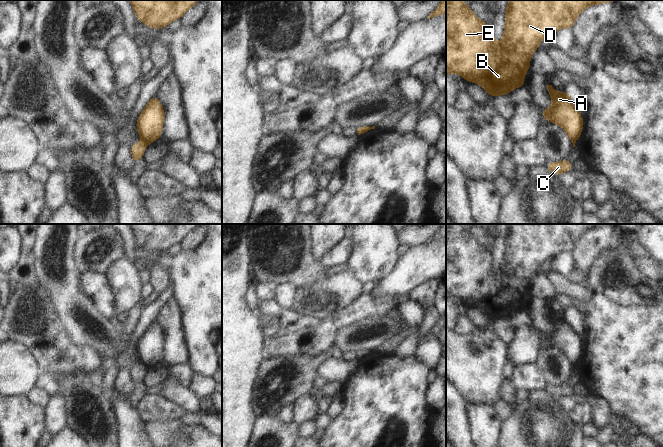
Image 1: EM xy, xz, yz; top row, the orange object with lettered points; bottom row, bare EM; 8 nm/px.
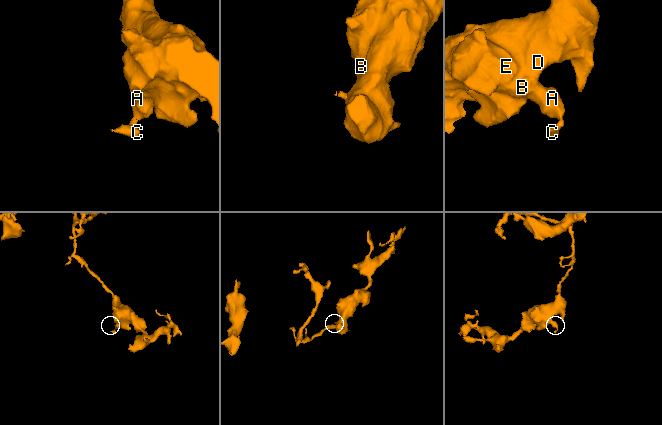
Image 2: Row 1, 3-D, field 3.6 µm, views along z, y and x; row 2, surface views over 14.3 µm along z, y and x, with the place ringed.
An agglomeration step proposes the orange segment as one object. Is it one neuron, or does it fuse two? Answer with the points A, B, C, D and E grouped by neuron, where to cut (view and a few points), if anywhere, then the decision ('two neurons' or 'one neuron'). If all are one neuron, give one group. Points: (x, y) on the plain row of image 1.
A B D E / C; cut in xy along (144, 365), (147, 367); two neurons

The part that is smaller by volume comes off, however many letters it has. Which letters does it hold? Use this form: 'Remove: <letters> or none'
Remove: C

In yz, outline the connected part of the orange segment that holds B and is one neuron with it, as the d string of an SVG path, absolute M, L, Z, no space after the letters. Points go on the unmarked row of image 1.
M446 224L446 300L449 297L457 297L462 300L464 304L467 306L474 306L477 309L481 309L486 315L488 320L497 321L499 319L508 319L513 313L519 312L527 309L524 306L524 298L530 294L530 283L532 278L538 273L540 266L550 258L554 258L561 252L572 253L577 241L588 231L593 229L599 229L602 227L614 226L616 224L509 224L507 228L507 232L505 234L505 251L502 263L499 266L499 270L497 272L494 271L494 257L492 252L480 244L474 236L470 233L470 230L467 229L462 224Z

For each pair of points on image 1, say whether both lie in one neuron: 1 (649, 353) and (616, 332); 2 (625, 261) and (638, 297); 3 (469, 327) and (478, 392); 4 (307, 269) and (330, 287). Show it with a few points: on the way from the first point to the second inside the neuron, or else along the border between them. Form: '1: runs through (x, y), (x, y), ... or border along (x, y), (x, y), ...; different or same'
1: runs through (641, 353), (624, 338); same
2: runs through (625, 270), (625, 282), (631, 288); same
3: border along (476, 327), (468, 334), (459, 335), (456, 333); different
4: border along (325, 274), (312, 284), (305, 286), (299, 292); different

